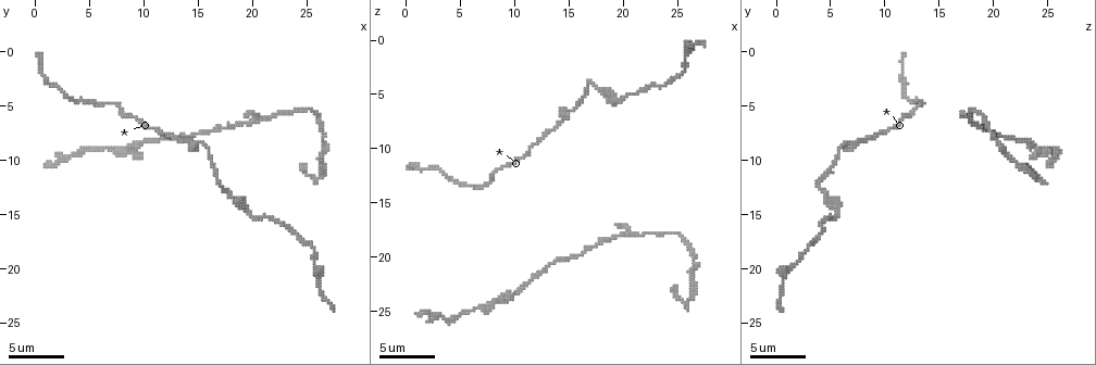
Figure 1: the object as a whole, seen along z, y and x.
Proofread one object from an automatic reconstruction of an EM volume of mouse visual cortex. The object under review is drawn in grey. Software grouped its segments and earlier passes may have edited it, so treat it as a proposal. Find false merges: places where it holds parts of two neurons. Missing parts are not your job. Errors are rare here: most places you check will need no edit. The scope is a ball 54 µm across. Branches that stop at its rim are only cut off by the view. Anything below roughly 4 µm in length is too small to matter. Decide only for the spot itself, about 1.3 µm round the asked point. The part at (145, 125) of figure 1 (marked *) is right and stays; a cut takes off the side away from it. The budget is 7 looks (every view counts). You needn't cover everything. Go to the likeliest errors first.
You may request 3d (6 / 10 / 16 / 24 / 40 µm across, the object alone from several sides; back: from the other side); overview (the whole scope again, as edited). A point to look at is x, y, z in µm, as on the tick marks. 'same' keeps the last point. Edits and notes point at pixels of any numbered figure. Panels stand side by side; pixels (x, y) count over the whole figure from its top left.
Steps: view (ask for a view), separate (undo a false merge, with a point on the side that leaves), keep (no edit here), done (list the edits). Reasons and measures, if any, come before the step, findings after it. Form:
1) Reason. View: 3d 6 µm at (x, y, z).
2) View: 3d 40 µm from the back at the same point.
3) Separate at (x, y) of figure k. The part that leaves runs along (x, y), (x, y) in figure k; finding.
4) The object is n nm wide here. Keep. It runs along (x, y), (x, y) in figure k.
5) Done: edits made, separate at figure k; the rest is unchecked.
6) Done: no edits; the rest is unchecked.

Narrows sharply. View: 3d 10 µm at (19.0, 6.8, 18.4).

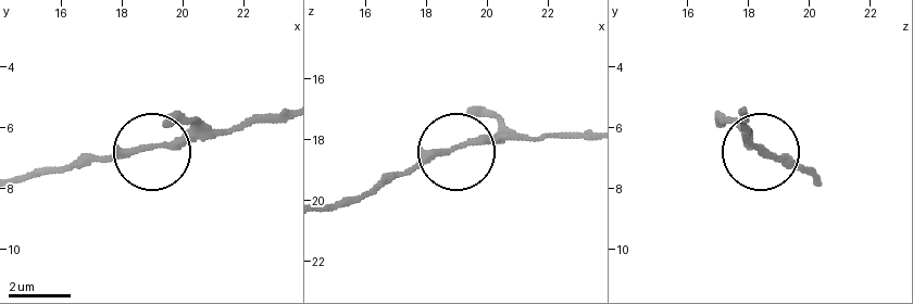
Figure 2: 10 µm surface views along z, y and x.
View: 3d 10 µm from the back at (19.1, 6.6, 18.3).

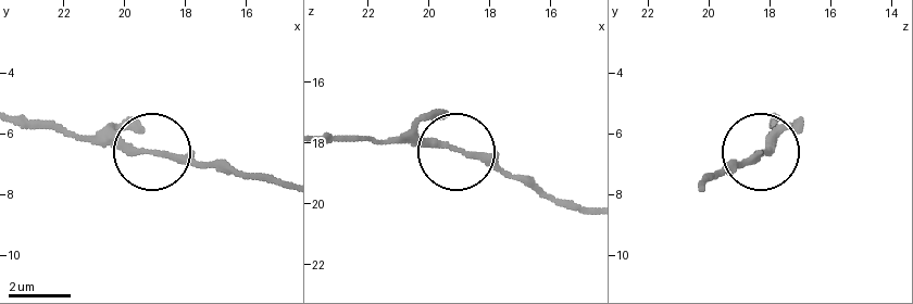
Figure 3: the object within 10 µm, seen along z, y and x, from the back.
Keep. One neuron here.

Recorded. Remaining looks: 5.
Thick turns thin. View: 3d 16 µm at (19.6, 14.8, 5.4).

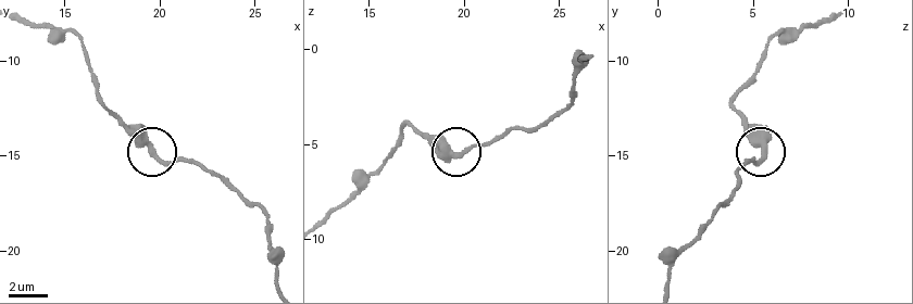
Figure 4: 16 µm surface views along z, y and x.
Keep. It runs along (25, 17), (78, 38), (96, 91), (157, 155), (203, 165) in figure 4; continuous, no second neuron.

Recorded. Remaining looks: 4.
View: 3d 10 µm at (15.0, 8.4, 6.6).

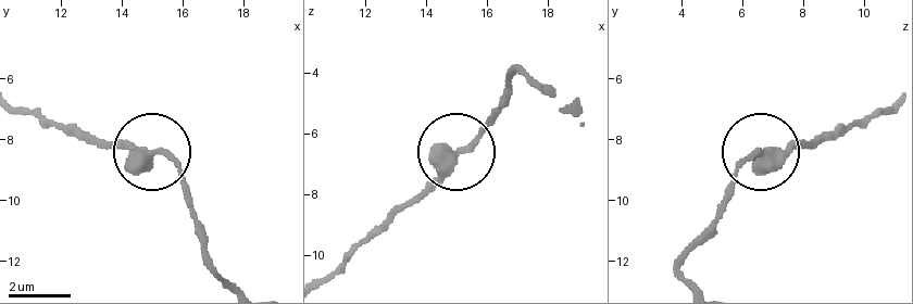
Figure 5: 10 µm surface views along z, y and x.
The object is 280 nm wide here. Keep. It runs along (890, 108), (755, 152), (722, 208) in figure 5; all the same neuron.

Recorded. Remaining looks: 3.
Done: no edits; the rest is unchecked.

